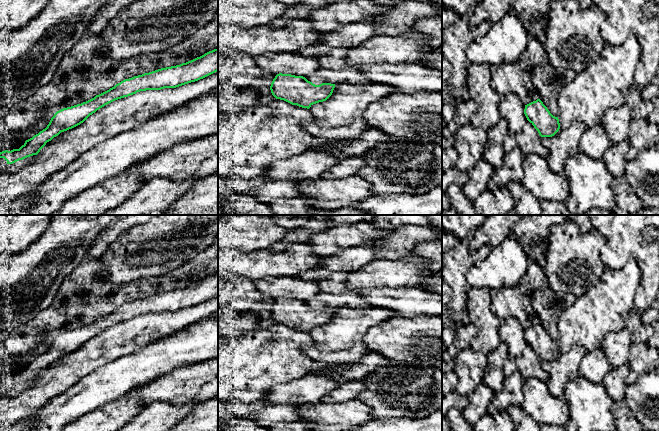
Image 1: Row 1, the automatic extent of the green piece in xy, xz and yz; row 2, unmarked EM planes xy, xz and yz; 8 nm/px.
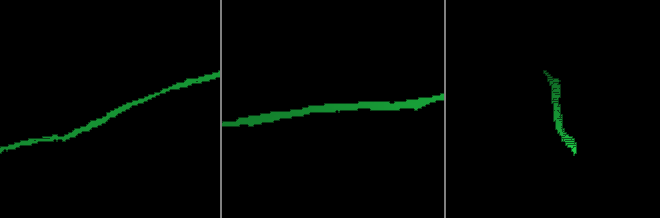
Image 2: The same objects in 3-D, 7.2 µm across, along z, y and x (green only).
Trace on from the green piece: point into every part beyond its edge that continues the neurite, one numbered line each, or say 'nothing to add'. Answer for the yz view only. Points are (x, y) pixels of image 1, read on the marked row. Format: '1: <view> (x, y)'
nothing to add

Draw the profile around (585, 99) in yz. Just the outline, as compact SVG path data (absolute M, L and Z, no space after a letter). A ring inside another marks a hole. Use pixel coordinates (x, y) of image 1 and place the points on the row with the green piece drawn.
M635 35L622 44L605 44L599 58L577 73L558 99L560 128L581 122L586 128L602 125L609 108L626 103L625 91L634 85L641 46Z

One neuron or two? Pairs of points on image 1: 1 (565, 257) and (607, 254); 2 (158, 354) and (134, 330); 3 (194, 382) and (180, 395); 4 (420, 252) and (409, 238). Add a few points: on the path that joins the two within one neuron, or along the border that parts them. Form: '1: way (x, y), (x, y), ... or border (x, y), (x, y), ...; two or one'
1: border (599, 232), (605, 241), (600, 259), (606, 266); two
2: border (141, 346), (135, 351), (120, 357); two
3: way (191, 384), (183, 392); one
4: border (431, 240), (425, 243), (418, 243), (413, 254); two

